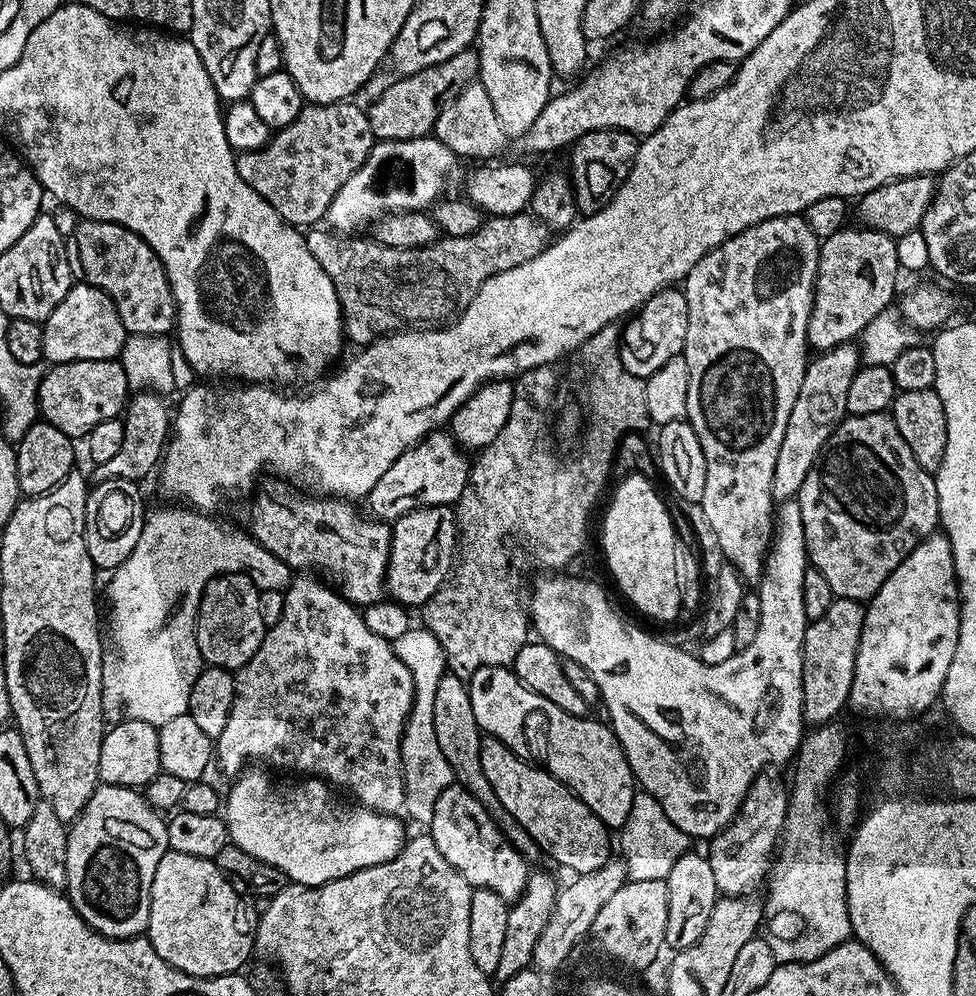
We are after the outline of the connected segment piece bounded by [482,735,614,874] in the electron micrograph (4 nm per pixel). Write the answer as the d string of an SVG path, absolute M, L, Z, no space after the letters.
M485 735L482 739L482 770L498 794L498 802L534 838L545 853L548 852L572 874L593 872L610 859L614 844L608 841L609 829L585 806L576 793L560 783L543 767L535 768L525 757L511 752L497 736Z

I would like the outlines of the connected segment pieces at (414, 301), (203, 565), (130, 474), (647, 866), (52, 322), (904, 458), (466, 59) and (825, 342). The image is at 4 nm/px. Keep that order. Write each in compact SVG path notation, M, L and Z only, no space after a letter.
M521 214L518 216L494 216L485 219L480 225L480 229L474 234L466 234L465 236L444 236L434 241L430 246L422 246L421 248L391 248L385 244L376 243L375 239L360 240L364 238L353 238L348 234L337 234L324 226L312 226L307 229L306 239L308 241L308 249L310 254L314 254L314 258L318 258L318 266L322 266L322 270L326 270L326 274L330 274L330 278L336 287L336 293L340 299L340 309L344 311L344 330L349 341L352 340L356 346L367 346L373 340L379 340L382 332L376 329L376 319L379 318L380 312L385 312L388 316L393 316L396 320L401 320L404 326L419 326L424 330L432 330L437 326L444 326L453 318L460 315L466 306L470 306L470 302L474 298L474 294L478 294L478 290L485 284L494 274L498 274L502 270L510 270L514 266L522 266L522 262L530 262L530 258L534 258L541 250L547 248L550 243L549 229L545 228L535 216L531 214Z
M191 506L172 507L176 508L156 508L153 512L151 509L145 515L138 546L134 546L134 550L130 550L130 558L126 558L126 562L122 562L122 566L118 566L111 573L112 581L108 584L108 600L112 603L112 644L110 640L110 651L104 657L102 702L104 703L105 717L112 722L123 718L126 720L137 720L138 722L150 722L159 726L170 722L170 718L188 715L190 690L194 690L194 682L202 671L202 661L200 659L200 651L198 650L198 642L196 641L196 615L200 609L202 594L206 590L208 583L211 582L214 574L245 572L256 583L256 587L261 592L266 590L284 592L294 579L293 568L286 562L282 562L282 558L270 554L270 550L266 550L257 540L253 540L247 531L241 530L241 532L228 533L218 521L212 520L216 518L213 518L211 515L205 514Z
M151 390L137 391L129 399L122 419L126 438L122 438L122 447L118 454L110 458L110 462L95 465L95 479L102 480L134 480L143 481L143 476L148 476L157 471L166 445L170 439L170 408L164 405L165 397Z
M647 794L636 796L631 804L630 816L619 831L618 836L620 836L618 846L622 848L623 853L621 855L627 866L630 882L665 881L674 863L690 848L684 834L670 822L670 818L662 810L661 804Z
M73 283L72 289L54 306L42 324L42 350L49 365L79 360L115 360L120 356L126 333L114 302L89 284Z
M875 412L874 414L862 414L861 416L848 416L840 421L839 426L832 432L832 437L824 444L819 458L814 462L810 474L806 474L806 482L800 488L800 509L802 510L802 522L804 533L808 539L808 555L811 563L816 566L828 564L823 569L826 582L830 582L830 590L833 597L841 600L859 600L867 602L876 595L876 591L890 578L890 574L904 559L910 555L928 536L937 531L940 522L940 507L938 506L938 490L936 489L936 477L933 473L922 470L918 466L914 454L910 454L910 446L906 446L902 434L898 434L898 426L894 418L888 412Z
M469 50L454 54L446 62L438 66L430 66L426 70L418 70L413 76L400 76L373 102L367 105L368 121L373 137L381 140L409 140L422 138L435 129L438 114L467 84L473 83L480 74L479 51Z
M852 227L830 234L820 245L816 293L808 323L808 346L817 353L855 341L862 329L898 296L896 279L902 276L902 269L895 239L873 228Z

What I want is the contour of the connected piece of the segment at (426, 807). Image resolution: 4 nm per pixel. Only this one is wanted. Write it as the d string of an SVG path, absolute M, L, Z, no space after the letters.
M423 626L409 628L406 634L393 641L393 648L412 672L415 684L415 702L408 716L408 725L404 728L404 742L400 748L404 763L404 808L409 821L417 820L428 826L434 818L434 802L438 802L438 794L442 794L442 790L454 782L450 762L446 762L446 754L442 754L442 746L438 746L438 734L434 734L435 693L447 673L447 660L437 636Z

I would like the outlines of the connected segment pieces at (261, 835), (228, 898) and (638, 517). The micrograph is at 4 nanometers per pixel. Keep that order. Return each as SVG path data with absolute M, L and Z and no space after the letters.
M252 766L235 777L231 781L232 789L229 790L228 796L226 792L222 815L228 825L231 843L246 850L246 854L254 854L254 858L262 862L270 862L270 866L278 866L278 870L288 875L291 883L320 886L363 868L390 862L404 849L405 821L400 821L399 815L375 812L355 802L349 802L337 795L323 780L300 778L297 779L300 780L297 784L284 785L282 781L267 774L272 775L263 767Z
M169 850L162 858L162 862L158 862L158 870L154 870L154 882L150 886L150 918L148 919L146 929L148 941L152 943L154 950L158 950L158 954L167 964L191 976L227 976L239 973L241 971L240 967L247 962L248 955L253 955L254 952L257 917L254 915L254 912L252 916L247 902L236 891L238 891L237 885L221 872L219 866L216 865L215 859L203 860L197 856L178 854Z
M628 474L621 480L604 512L604 529L600 532L604 560L621 594L642 615L652 620L672 620L681 615L678 577L674 574L677 525L672 524L672 516L649 477Z

